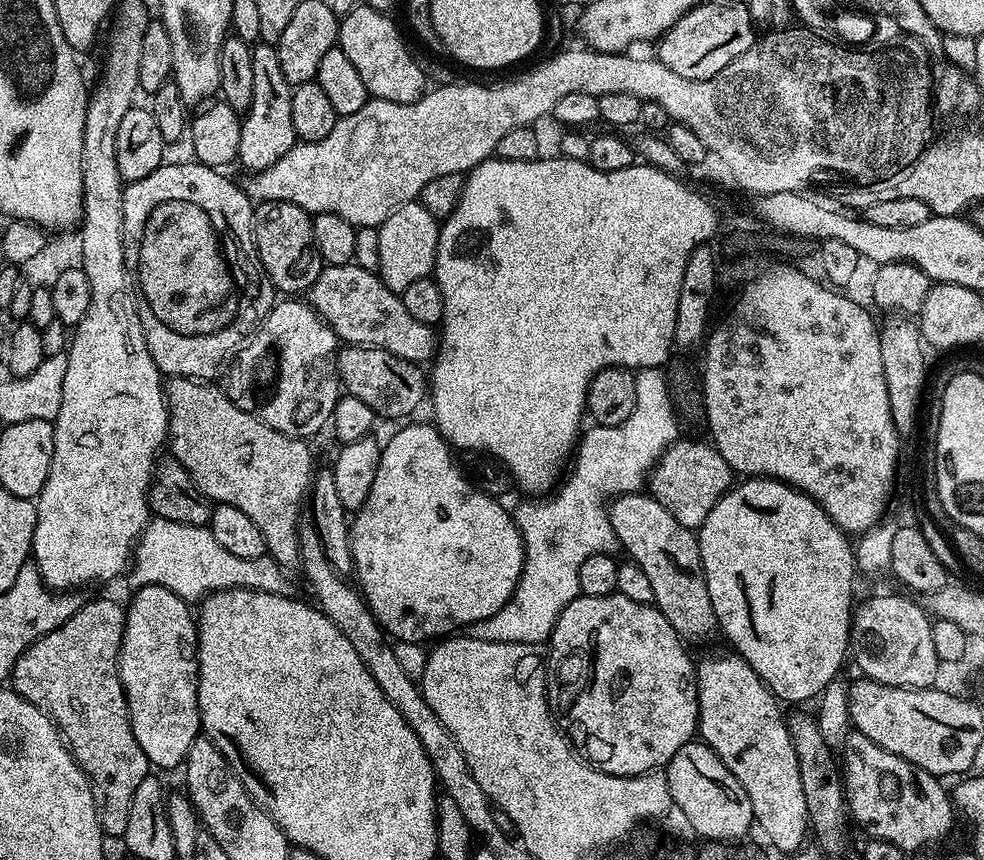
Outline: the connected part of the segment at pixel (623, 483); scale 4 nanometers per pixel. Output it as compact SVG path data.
M642 368L636 372L636 385L638 386L638 402L634 406L634 414L630 414L630 418L626 418L626 422L622 422L622 426L602 426L597 424L589 427L579 437L578 443L574 449L574 461L576 465L572 468L572 477L565 482L561 483L555 489L554 494L547 497L548 500L545 504L535 504L535 499L528 498L525 504L520 504L514 508L514 519L520 537L524 543L524 565L522 566L522 574L518 586L514 590L514 594L510 598L510 602L506 602L506 606L502 606L502 610L498 610L498 614L494 614L490 618L486 618L482 622L474 622L469 624L466 632L467 635L472 636L476 640L485 640L486 642L514 642L515 644L539 644L543 645L549 639L556 625L556 619L562 614L562 610L566 610L566 606L570 606L570 602L574 602L574 598L581 595L580 587L578 586L578 570L582 566L582 562L586 562L586 558L590 558L590 554L598 554L599 552L606 552L609 554L616 554L621 551L620 539L617 538L614 532L614 526L608 521L608 503L610 498L623 496L625 492L638 492L641 491L649 483L650 473L652 468L660 461L660 456L672 445L675 440L681 435L682 427L676 420L675 410L672 409L670 394L667 393L667 378L665 373L660 368Z

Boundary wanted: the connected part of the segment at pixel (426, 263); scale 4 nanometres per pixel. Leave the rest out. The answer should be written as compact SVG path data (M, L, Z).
M419 202L403 204L380 225L378 251L382 262L378 275L387 288L401 293L406 290L406 286L418 282L418 278L433 275L440 225L441 221L436 220L434 214L430 214L430 210L426 210L426 206L422 206Z

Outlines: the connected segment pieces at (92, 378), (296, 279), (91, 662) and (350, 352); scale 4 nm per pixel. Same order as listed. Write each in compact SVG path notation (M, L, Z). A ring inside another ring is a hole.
M89 99L86 110L86 126L82 134L82 186L84 187L84 218L78 225L80 232L80 260L79 267L83 268L86 278L90 282L90 306L86 310L86 318L74 326L76 332L72 336L72 345L66 348L68 361L66 362L66 379L62 381L62 406L58 410L54 421L54 458L50 462L50 474L46 478L46 486L42 486L40 495L35 497L36 525L32 539L31 559L40 571L40 577L53 590L80 590L83 584L96 584L99 580L112 580L115 576L122 577L129 571L130 561L133 559L134 545L140 539L140 533L147 527L150 519L148 507L148 487L154 483L156 461L161 455L160 447L165 447L168 435L168 403L164 400L165 381L162 379L160 368L154 362L150 350L146 346L146 338L142 330L142 322L136 305L136 294L128 278L128 267L124 261L124 227L122 226L122 202L124 188L118 174L118 158L114 154L118 143L118 125L128 112L120 112L118 108L110 106L94 106Z
M266 200L255 205L252 213L256 253L260 256L273 288L284 294L304 294L318 282L318 274L326 267L314 246L312 216L294 202Z
M116 600L84 602L68 621L62 622L60 628L40 637L20 655L10 677L12 691L51 718L52 723L60 729L73 760L92 781L100 828L108 838L123 837L134 790L138 790L138 782L142 778L150 775L146 754L142 754L138 738L134 738L132 719L128 716L128 703L120 681L120 647L124 637L125 611L125 605Z
M360 344L344 346L337 351L336 374L340 377L340 383L343 391L347 395L358 398L361 402L366 402L370 410L374 410L377 417L384 418L389 416L390 419L396 420L399 416L408 416L420 403L426 400L426 376L420 373L421 369L417 365L411 364L408 360L398 358L381 348L363 348Z

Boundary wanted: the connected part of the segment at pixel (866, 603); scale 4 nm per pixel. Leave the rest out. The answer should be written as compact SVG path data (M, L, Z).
M872 596L855 605L850 652L853 657L856 655L856 664L867 679L899 688L931 688L937 683L936 675L942 671L942 665L938 654L934 654L934 638L930 634L932 620L921 605L920 608L904 596Z

